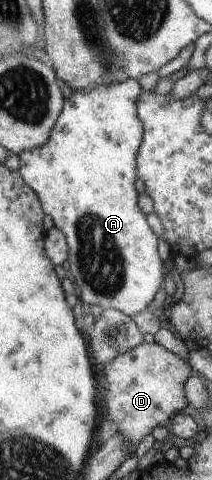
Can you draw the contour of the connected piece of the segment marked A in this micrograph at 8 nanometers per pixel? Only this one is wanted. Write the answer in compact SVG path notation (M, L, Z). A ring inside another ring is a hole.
M128 78L126 81L114 84L113 86L106 85L89 92L73 92L67 100L65 99L61 114L58 116L52 133L49 135L50 139L41 148L20 154L20 169L17 171L20 177L30 186L30 189L38 196L44 213L52 217L54 226L62 231L67 239L69 247L67 257L68 269L74 275L72 282L76 286L81 302L90 303L90 305L100 305L103 309L114 308L130 317L150 305L150 302L156 297L156 292L160 291L160 287L162 287L165 280L164 271L162 271L164 262L160 260L157 252L158 237L150 229L147 216L137 207L139 193L136 192L134 187L136 179L136 154L142 141L142 126L135 110L135 103L141 91L138 80Z

